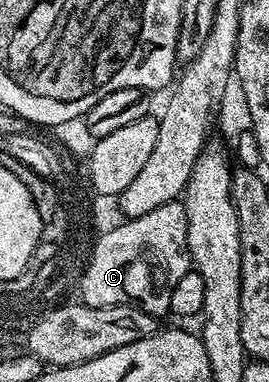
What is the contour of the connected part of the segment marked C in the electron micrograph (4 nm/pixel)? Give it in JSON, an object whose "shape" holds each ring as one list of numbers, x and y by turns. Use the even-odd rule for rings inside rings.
{"shape":[[181,201,160,204,160,208,152,208,152,212,144,212,144,216,136,216,119,221,119,226,111,225,107,235,95,243,95,250,81,271,82,298,88,306,135,306,155,316,170,314,172,288,176,288,180,276,192,269,190,249,188,248,188,224,186,209]]}

